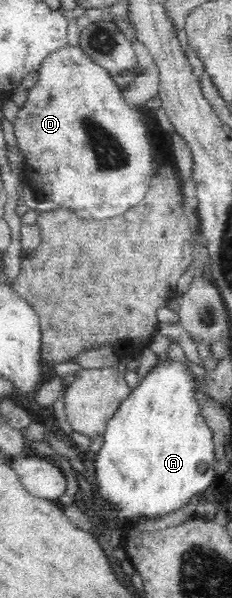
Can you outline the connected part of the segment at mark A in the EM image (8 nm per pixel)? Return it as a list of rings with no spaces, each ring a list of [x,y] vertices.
[[[167,360],[164,364],[153,368],[142,380],[140,380],[138,386],[132,390],[132,394],[119,404],[118,410],[114,413],[114,416],[110,420],[107,420],[105,431],[102,434],[104,442],[100,452],[94,460],[94,468],[96,468],[96,497],[102,500],[102,504],[106,506],[108,514],[112,514],[116,518],[116,526],[120,529],[129,529],[134,527],[139,520],[143,518],[152,520],[158,520],[158,518],[164,518],[180,508],[184,508],[188,502],[192,502],[192,498],[198,496],[198,492],[204,493],[204,490],[210,486],[214,480],[214,443],[212,440],[212,431],[210,427],[203,420],[200,414],[200,407],[196,401],[195,384],[193,383],[194,375],[192,370],[187,364],[181,362],[174,362],[173,360]]]

